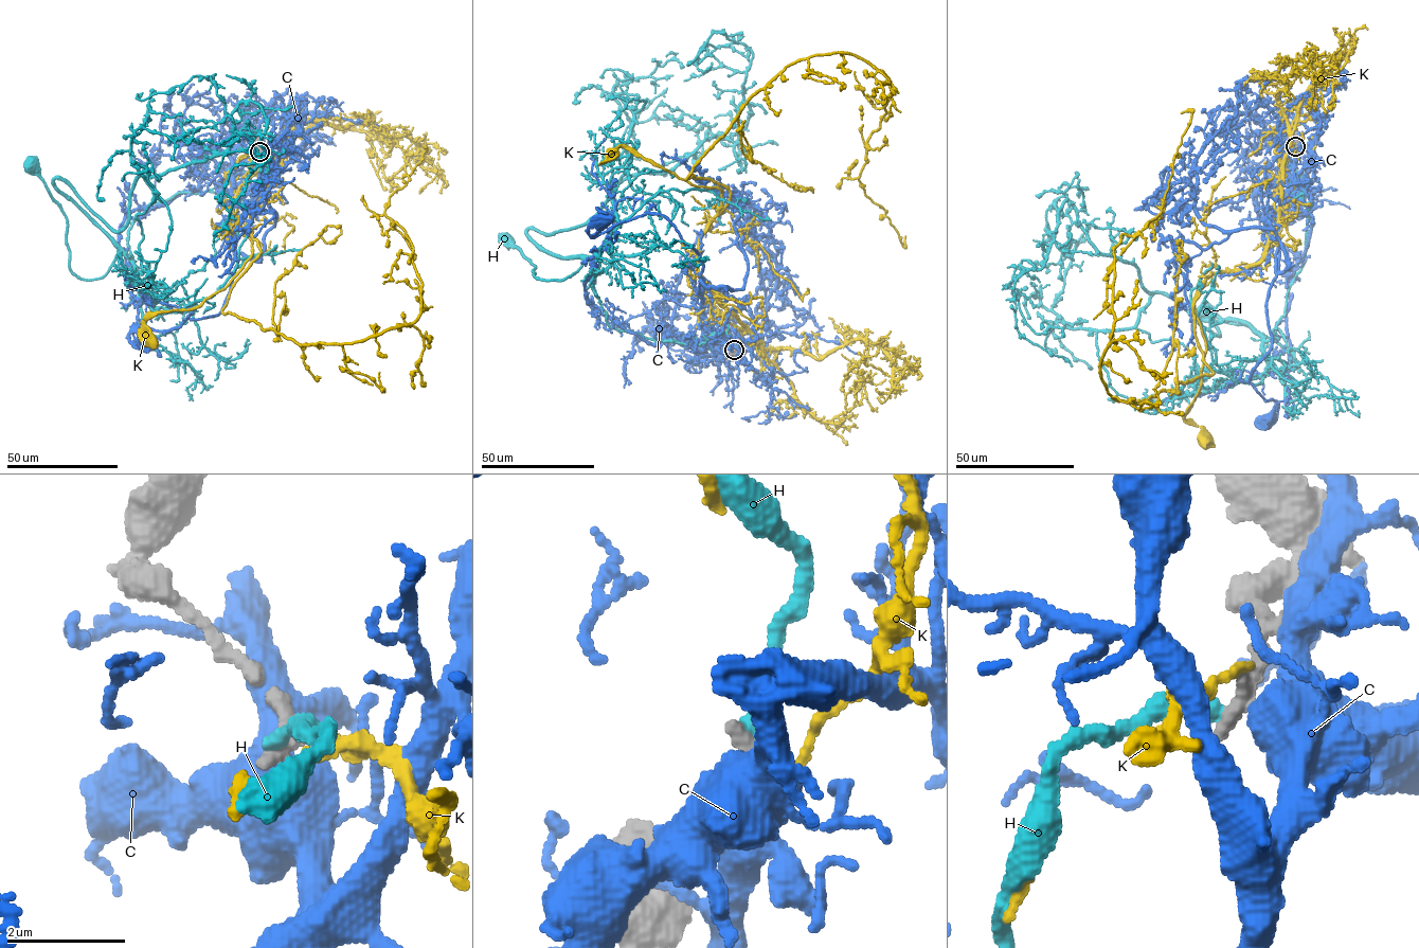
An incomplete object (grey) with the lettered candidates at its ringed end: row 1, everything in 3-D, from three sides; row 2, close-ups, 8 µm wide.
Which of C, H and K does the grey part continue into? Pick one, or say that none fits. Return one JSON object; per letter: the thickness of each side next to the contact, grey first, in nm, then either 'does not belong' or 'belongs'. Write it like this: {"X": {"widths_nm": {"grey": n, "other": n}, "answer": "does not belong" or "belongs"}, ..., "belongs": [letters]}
{"C": {"widths_nm": {"grey": 320, "other": 800}, "answer": "does not belong"}, "H": {"widths_nm": {"grey": 280, "other": 240}, "answer": "does not belong"}, "K": {"widths_nm": {"grey": 280, "other": 120}, "answer": "does not belong"}, "belongs": []}

